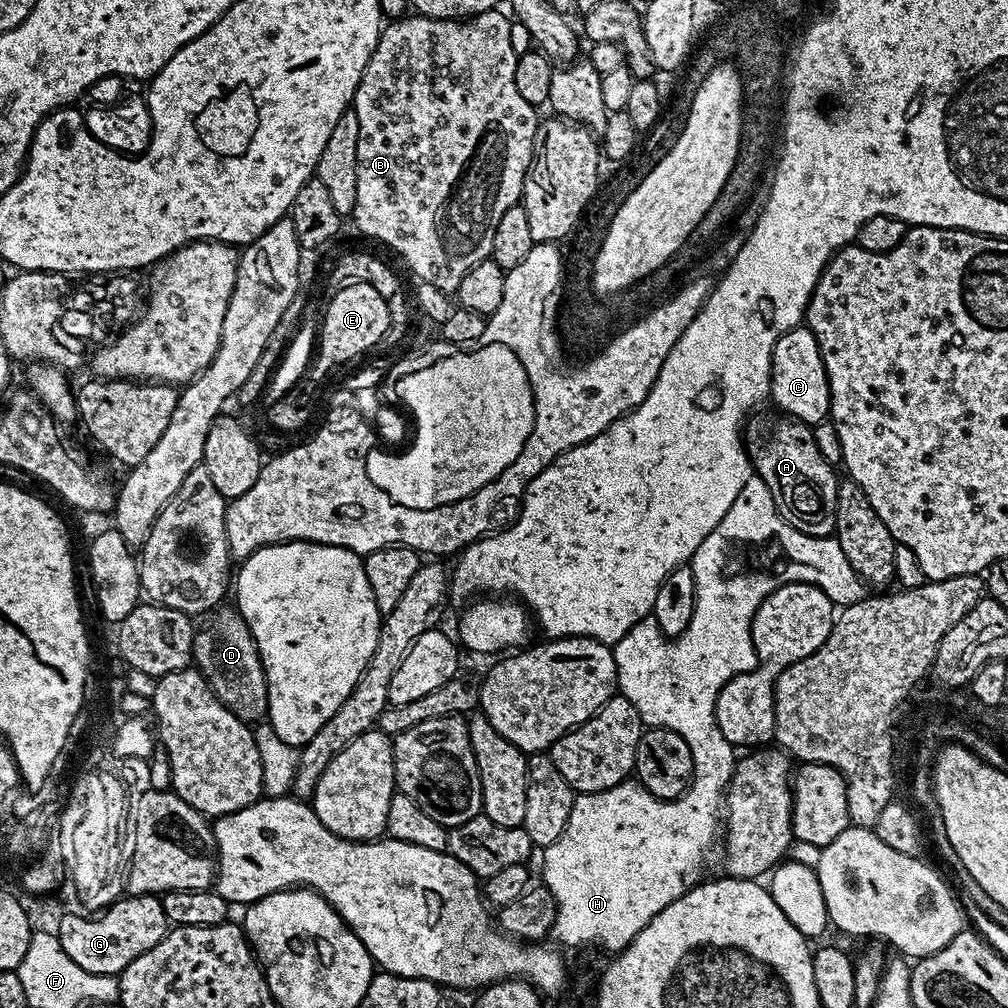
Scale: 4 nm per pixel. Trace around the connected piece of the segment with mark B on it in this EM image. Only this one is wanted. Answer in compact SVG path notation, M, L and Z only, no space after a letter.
M500 10L479 12L476 16L451 20L408 14L401 19L385 23L374 54L358 82L356 97L351 102L351 107L358 114L358 198L351 219L356 220L357 230L365 232L370 239L389 244L408 263L408 268L416 275L417 281L436 286L447 294L455 293L462 278L466 278L468 271L478 266L478 262L491 257L494 229L498 227L502 214L510 210L510 206L521 203L524 182L532 166L536 146L537 109L530 102L526 102L526 98L518 94L518 86L514 86L518 54L514 46L510 46L513 21L505 16Z

